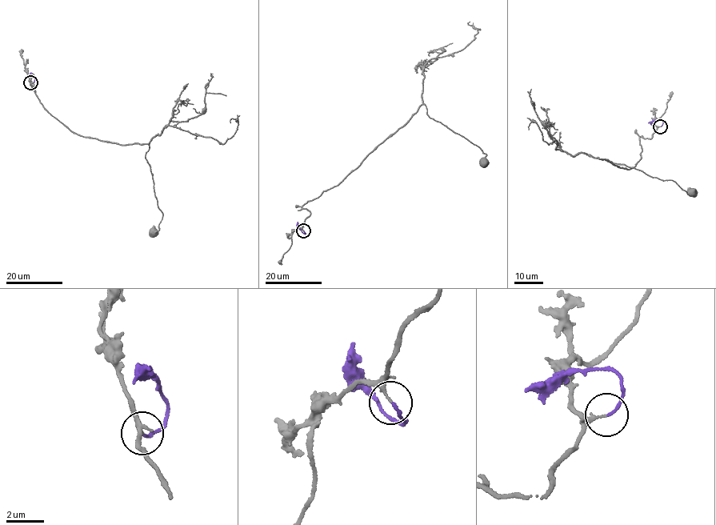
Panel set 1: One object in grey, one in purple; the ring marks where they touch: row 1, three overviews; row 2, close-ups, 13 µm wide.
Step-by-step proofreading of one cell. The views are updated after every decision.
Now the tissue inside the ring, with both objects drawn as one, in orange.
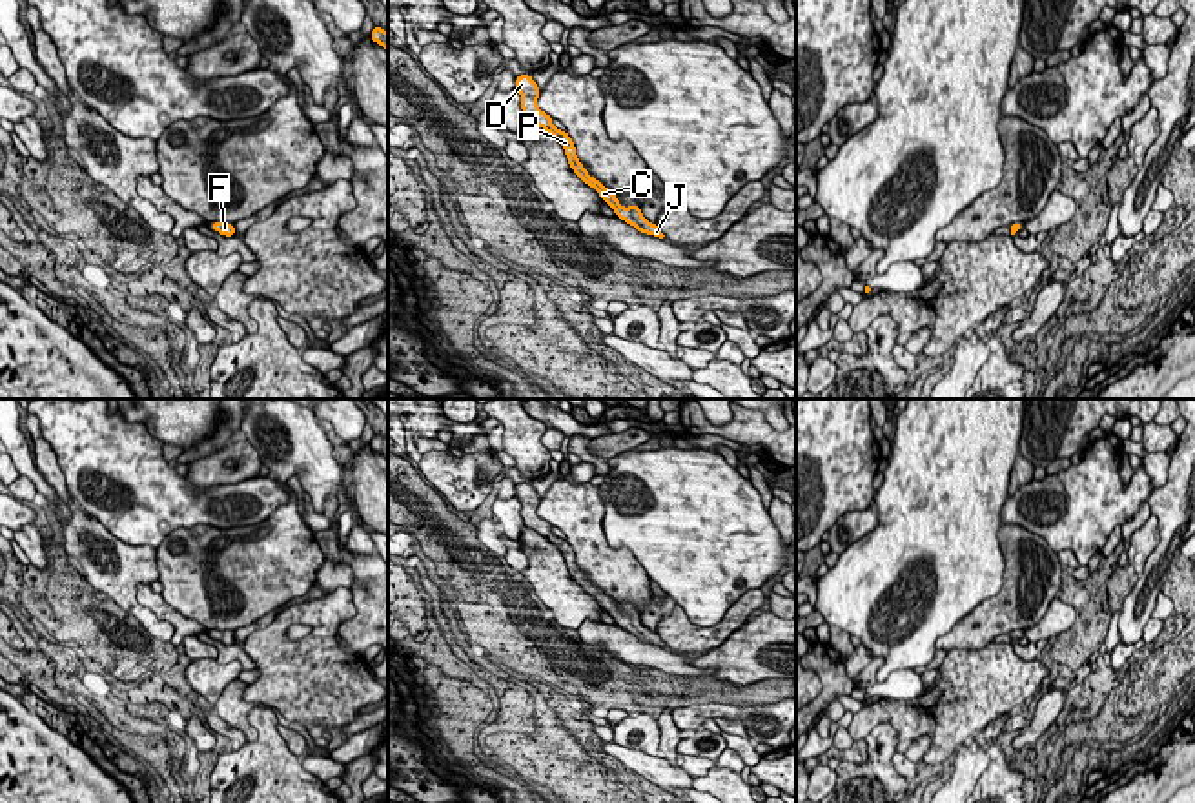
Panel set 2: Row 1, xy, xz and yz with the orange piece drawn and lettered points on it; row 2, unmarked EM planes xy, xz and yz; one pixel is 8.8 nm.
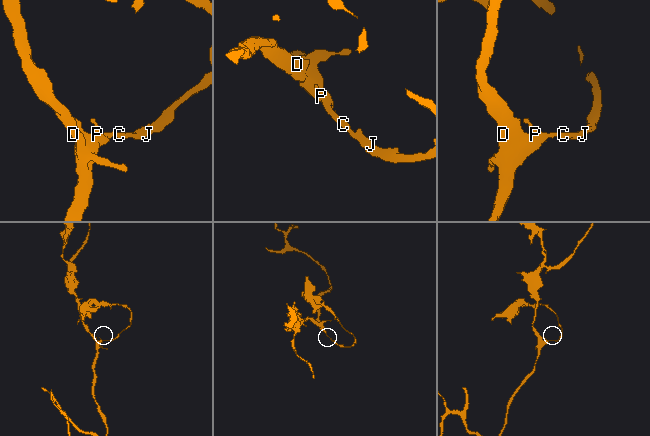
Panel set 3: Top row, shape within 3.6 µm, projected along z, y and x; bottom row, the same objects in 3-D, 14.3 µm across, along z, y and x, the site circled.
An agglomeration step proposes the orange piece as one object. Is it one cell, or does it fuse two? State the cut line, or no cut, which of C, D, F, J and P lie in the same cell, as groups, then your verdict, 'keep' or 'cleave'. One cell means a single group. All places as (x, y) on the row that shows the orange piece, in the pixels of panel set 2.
no cut; C D F J P; keep

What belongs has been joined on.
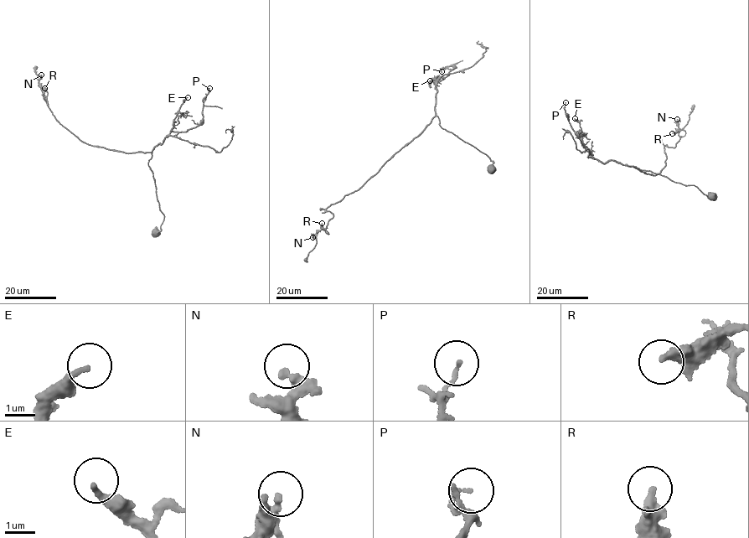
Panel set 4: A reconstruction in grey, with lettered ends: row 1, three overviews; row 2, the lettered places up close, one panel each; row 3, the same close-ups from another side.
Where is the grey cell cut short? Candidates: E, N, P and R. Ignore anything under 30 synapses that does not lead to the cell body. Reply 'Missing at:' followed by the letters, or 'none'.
Missing at: none

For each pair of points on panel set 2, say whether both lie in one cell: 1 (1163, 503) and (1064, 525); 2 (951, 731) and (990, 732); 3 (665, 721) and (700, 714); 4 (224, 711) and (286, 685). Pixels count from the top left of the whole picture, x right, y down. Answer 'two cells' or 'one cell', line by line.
1: two cells
2: two cells
3: two cells
4: two cells

